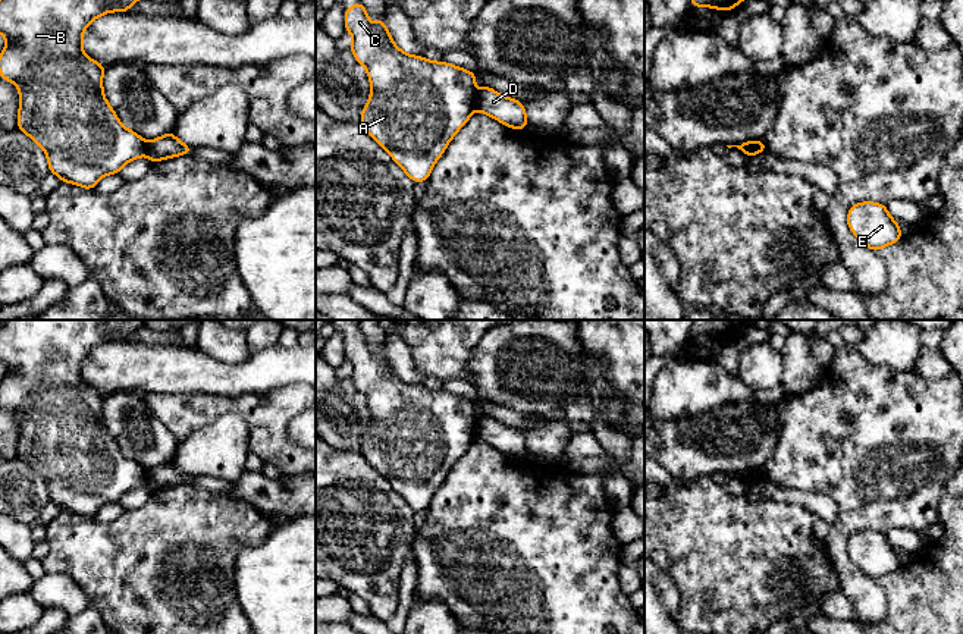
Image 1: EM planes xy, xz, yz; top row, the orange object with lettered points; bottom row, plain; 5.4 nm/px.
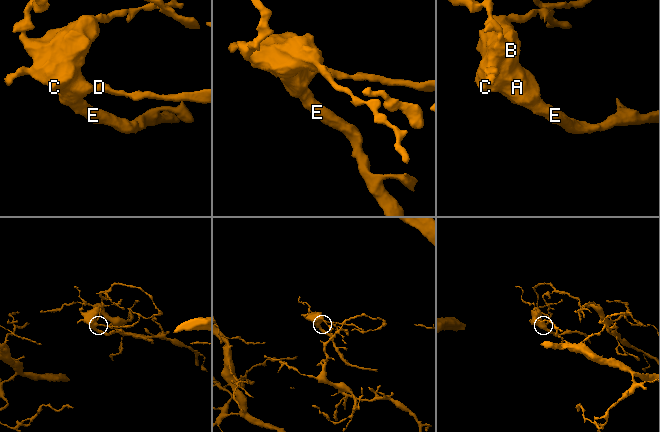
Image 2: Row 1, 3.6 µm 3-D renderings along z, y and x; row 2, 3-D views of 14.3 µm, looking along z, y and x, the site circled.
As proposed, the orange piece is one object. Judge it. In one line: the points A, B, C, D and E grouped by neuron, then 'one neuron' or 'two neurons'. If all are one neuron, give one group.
A B C E / D; two neurons

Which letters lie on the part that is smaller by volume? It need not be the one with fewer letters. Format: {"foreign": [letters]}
{"foreign": ["A", "B", "C", "E"]}

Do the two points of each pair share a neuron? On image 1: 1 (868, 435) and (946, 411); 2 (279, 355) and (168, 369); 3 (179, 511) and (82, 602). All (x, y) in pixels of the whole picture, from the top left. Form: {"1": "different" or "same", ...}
{"1": "same", "2": "same", "3": "different"}

